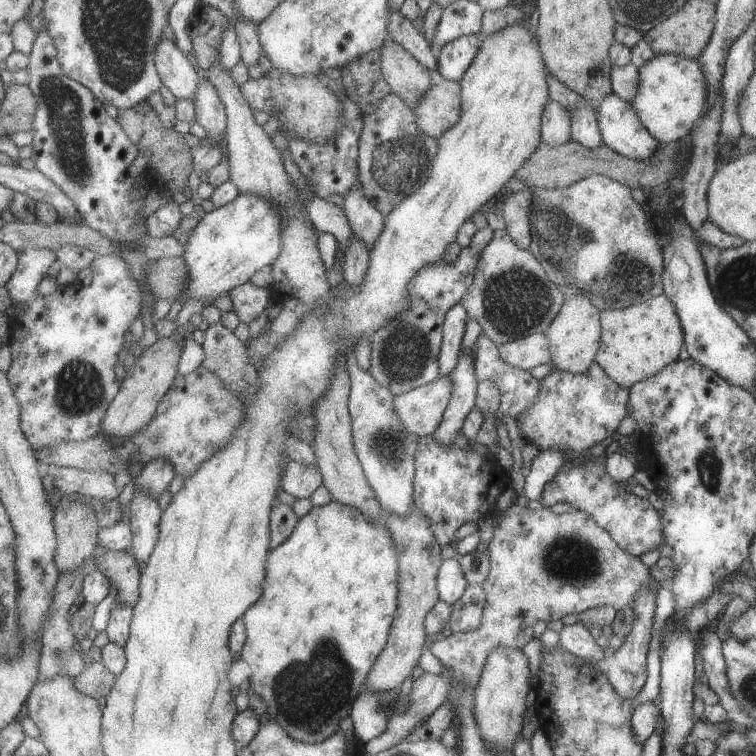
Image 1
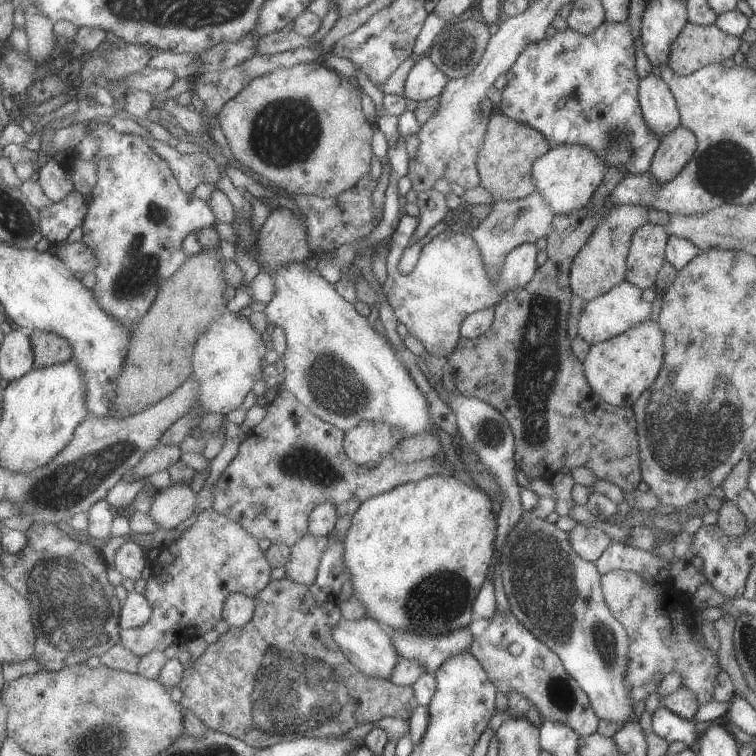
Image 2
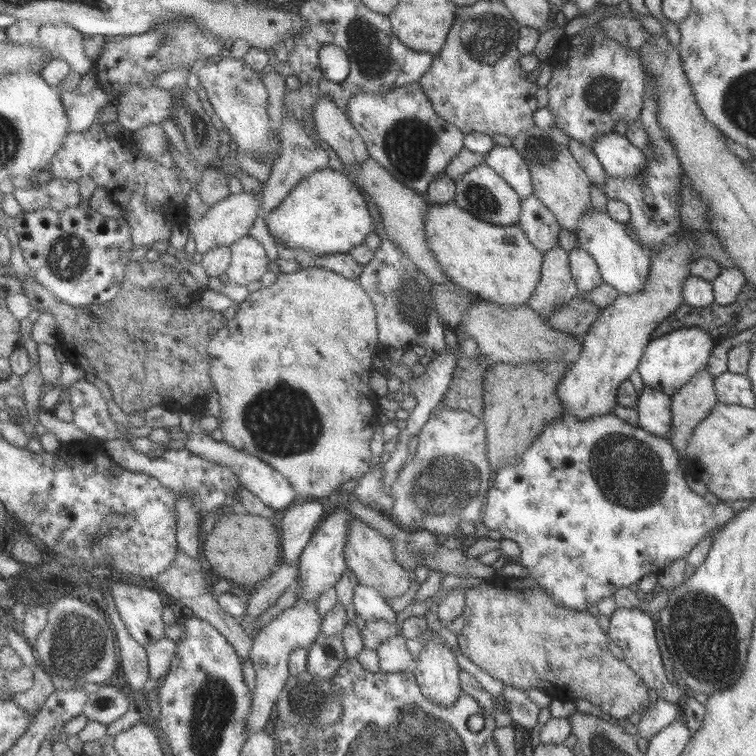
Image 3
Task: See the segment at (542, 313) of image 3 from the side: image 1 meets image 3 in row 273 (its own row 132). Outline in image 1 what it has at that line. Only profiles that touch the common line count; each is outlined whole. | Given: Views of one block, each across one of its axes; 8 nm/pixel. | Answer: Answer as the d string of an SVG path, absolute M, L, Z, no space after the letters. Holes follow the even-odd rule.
M551 100L543 107L541 113L540 133L541 143L557 146L571 141L570 112Z

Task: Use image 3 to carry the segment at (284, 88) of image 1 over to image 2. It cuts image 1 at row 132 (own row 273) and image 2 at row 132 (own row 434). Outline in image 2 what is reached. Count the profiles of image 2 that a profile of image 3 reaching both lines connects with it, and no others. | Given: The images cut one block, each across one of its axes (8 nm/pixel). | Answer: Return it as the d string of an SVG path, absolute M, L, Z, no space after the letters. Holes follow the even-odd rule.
M323 61L301 62L292 68L283 68L266 76L257 78L249 84L236 98L233 98L217 116L222 131L226 136L228 145L235 160L242 164L244 168L251 170L258 178L275 183L279 188L290 194L297 196L319 196L321 198L331 198L355 188L365 176L371 172L373 164L373 132L375 124L369 124L363 112L361 104L362 90L357 84L351 82L347 77L343 77L339 72L331 69Z

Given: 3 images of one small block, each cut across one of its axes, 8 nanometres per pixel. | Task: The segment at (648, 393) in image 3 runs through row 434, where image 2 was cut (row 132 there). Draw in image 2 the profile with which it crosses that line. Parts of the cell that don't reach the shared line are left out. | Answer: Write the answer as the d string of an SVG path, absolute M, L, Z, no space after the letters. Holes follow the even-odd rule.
M651 72L638 82L637 102L641 118L653 136L672 132L680 125L680 114L669 88L656 72Z

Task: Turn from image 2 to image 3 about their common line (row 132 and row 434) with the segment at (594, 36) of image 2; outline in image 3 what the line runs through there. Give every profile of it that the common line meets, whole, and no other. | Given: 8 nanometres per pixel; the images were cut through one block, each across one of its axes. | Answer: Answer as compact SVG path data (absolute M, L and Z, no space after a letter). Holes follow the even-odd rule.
M612 412L593 418L568 419L568 414L563 414L557 420L550 422L533 441L531 447L512 464L504 464L492 475L492 484L488 490L486 506L482 515L482 523L488 530L497 530L501 538L510 538L518 544L520 555L518 564L525 567L529 574L526 576L535 581L535 584L550 594L559 604L578 611L585 611L587 604L595 606L598 600L612 594L617 588L627 588L637 584L642 576L650 572L659 573L665 566L677 558L685 558L688 552L703 540L707 534L717 533L718 529L727 524L736 515L736 510L726 501L710 501L706 497L692 492L685 483L682 468L678 466L678 455L669 442L659 436L649 434L645 429L635 426L617 418Z

